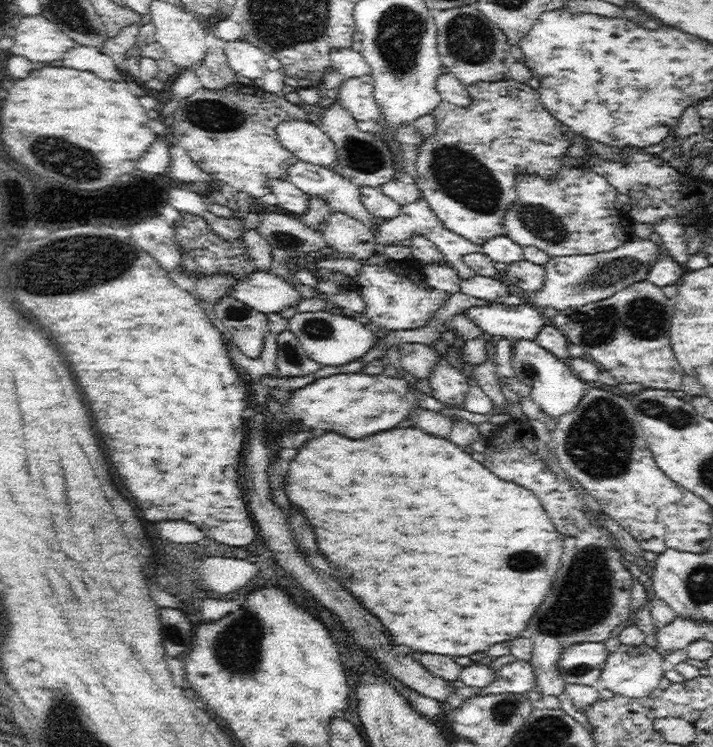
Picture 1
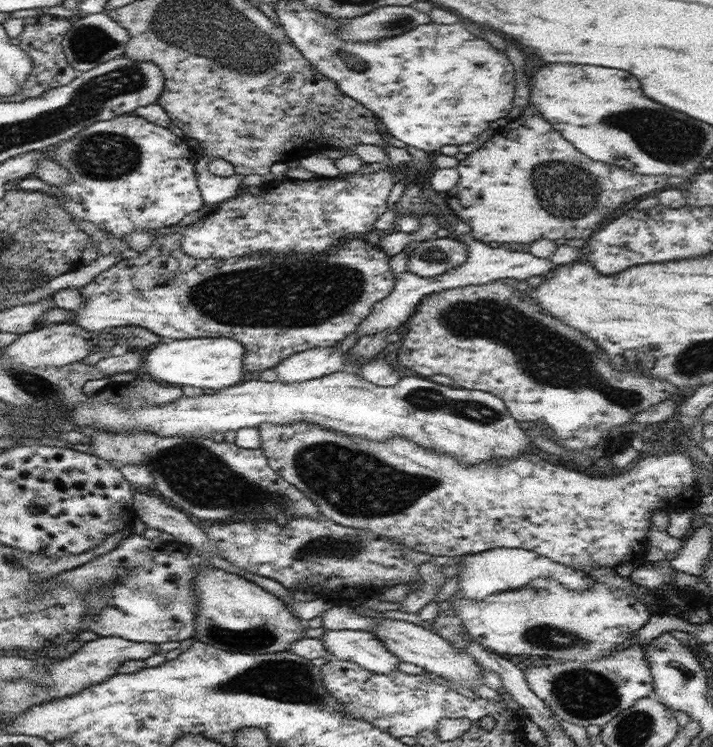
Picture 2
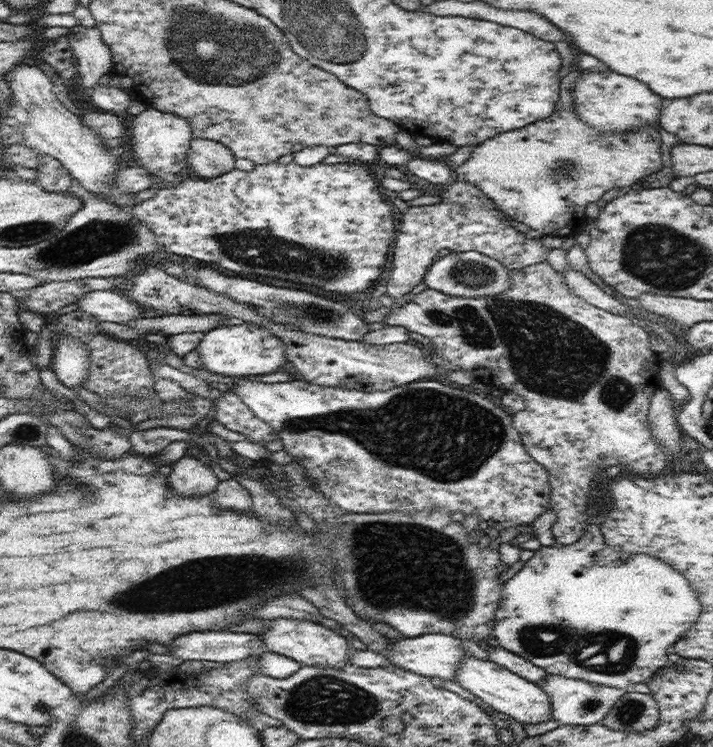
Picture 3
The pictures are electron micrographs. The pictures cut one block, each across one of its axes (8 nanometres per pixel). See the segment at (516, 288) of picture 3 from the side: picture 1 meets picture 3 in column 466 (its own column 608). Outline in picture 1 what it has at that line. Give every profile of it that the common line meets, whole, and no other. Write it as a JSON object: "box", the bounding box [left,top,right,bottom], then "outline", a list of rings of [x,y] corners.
{"box":[550,280,684,392],"outline":[[[646,280],[635,282],[631,284],[630,287],[623,288],[616,292],[615,295],[609,296],[604,300],[598,300],[596,302],[591,302],[587,305],[582,305],[576,308],[566,308],[566,310],[562,310],[550,321],[564,336],[566,336],[569,344],[578,344],[578,346],[582,346],[584,348],[585,354],[590,354],[594,361],[598,364],[601,370],[607,370],[613,377],[616,382],[619,384],[628,384],[630,382],[637,382],[638,384],[642,384],[646,389],[656,388],[660,390],[670,390],[674,392],[680,392],[680,390],[676,390],[678,386],[680,386],[680,380],[682,380],[682,374],[684,374],[684,370],[680,368],[680,364],[678,364],[678,360],[676,360],[676,356],[674,356],[674,352],[672,352],[672,346],[670,346],[670,336],[668,336],[668,332],[670,332],[670,324],[672,324],[672,316],[674,316],[674,306],[672,306],[672,302],[666,298],[664,292],[659,286],[656,284]]]}

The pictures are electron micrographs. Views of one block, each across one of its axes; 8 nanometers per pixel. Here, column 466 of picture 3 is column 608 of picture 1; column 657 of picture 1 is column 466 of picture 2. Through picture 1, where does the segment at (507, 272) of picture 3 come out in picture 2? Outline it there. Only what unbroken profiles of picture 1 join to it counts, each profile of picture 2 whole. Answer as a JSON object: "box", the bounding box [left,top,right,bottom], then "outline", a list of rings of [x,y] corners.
{"box":[408,236,468,278],"outline":[[[453,236],[426,239],[409,250],[408,271],[434,278],[458,268],[468,258],[468,245]]]}

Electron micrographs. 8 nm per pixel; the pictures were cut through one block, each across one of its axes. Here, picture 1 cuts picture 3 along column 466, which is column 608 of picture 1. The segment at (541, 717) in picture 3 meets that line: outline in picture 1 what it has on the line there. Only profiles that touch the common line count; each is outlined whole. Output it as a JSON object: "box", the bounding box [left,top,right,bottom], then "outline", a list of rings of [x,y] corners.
{"box":[601,644,664,698],"outline":[[[621,644],[617,649],[607,656],[601,678],[604,680],[605,688],[612,690],[614,694],[628,698],[648,697],[659,687],[660,678],[664,676],[662,655],[654,648],[642,644]]]}

